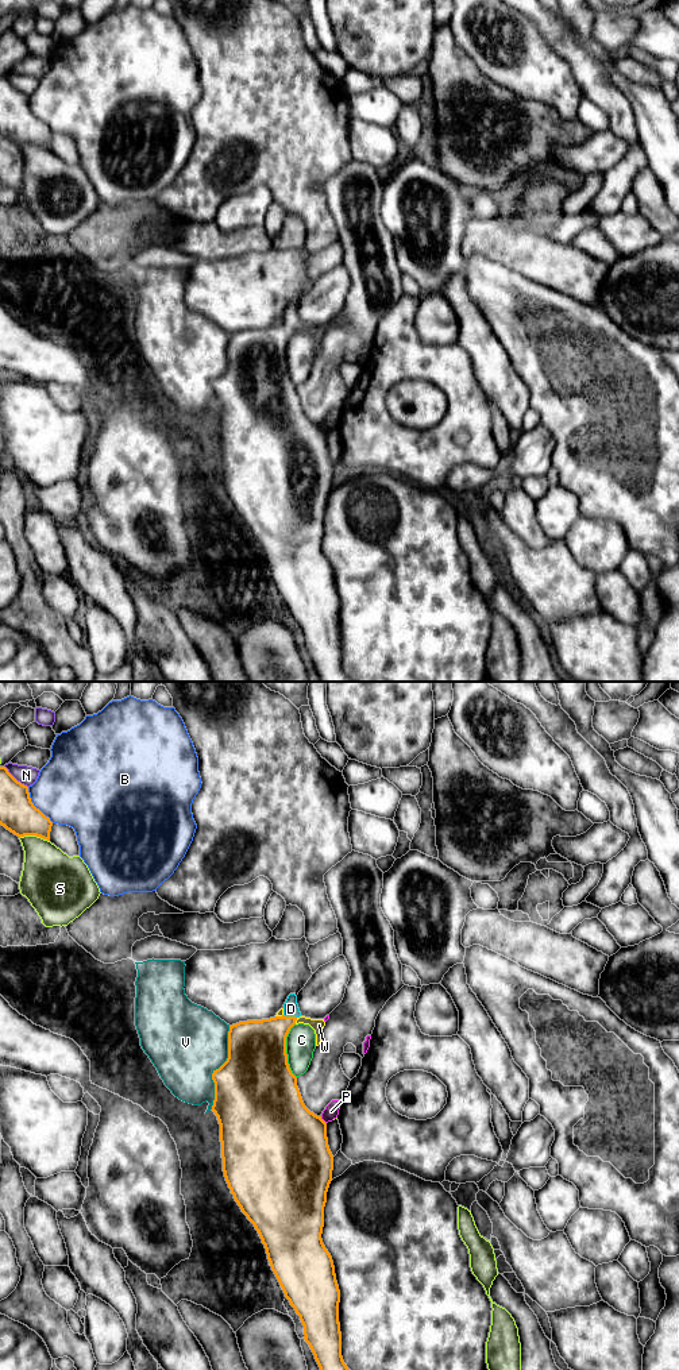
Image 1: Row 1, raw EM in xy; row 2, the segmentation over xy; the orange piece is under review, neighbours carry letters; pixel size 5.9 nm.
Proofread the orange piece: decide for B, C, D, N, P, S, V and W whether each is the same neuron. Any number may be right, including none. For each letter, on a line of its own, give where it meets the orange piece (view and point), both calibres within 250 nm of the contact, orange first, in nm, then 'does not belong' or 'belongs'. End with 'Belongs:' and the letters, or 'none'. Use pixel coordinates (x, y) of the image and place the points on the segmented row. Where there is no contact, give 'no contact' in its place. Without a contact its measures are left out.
B: xy (34, 806) | 220/420 nm | does not belong
C: xy (285, 1050) | 420/180 nm | does not belong
D: xy (290, 1017) | 300/100 nm | belongs
N: xy (14, 778) | 220/110 nm | does not belong
P: xy (323, 1120) | 480/90 nm | does not belong
S: xy (34, 834) | 220/320 nm | does not belong
V: xy (219, 1068) | 480/460 nm | does not belong
W: xy (296, 1019) | 280/80 nm | does not belong
Belongs: D

